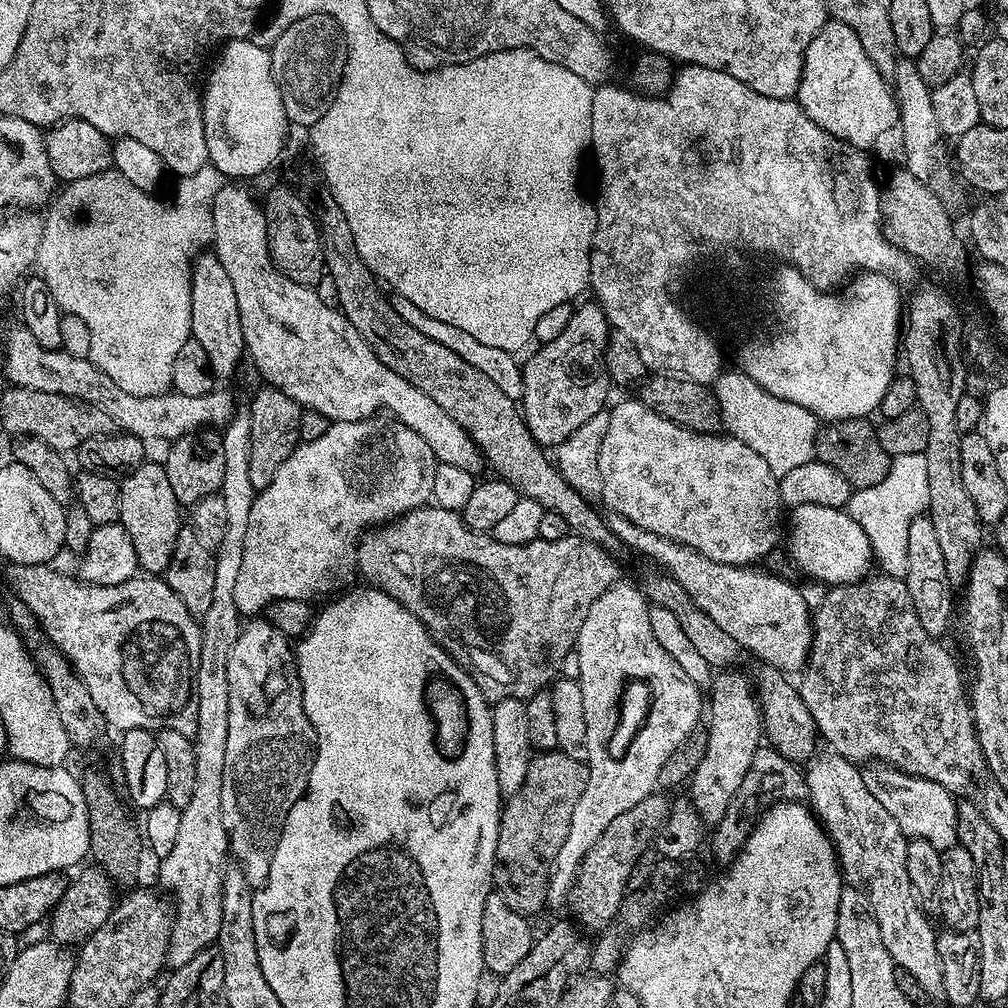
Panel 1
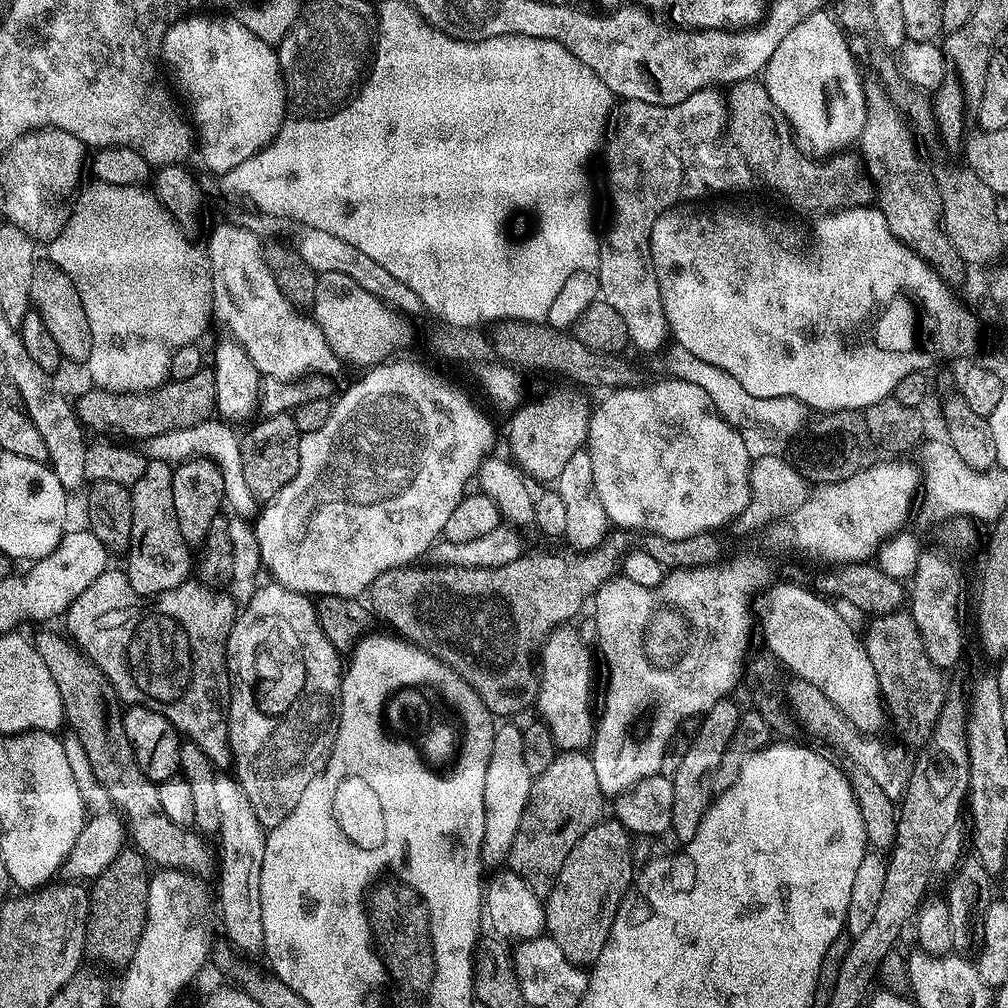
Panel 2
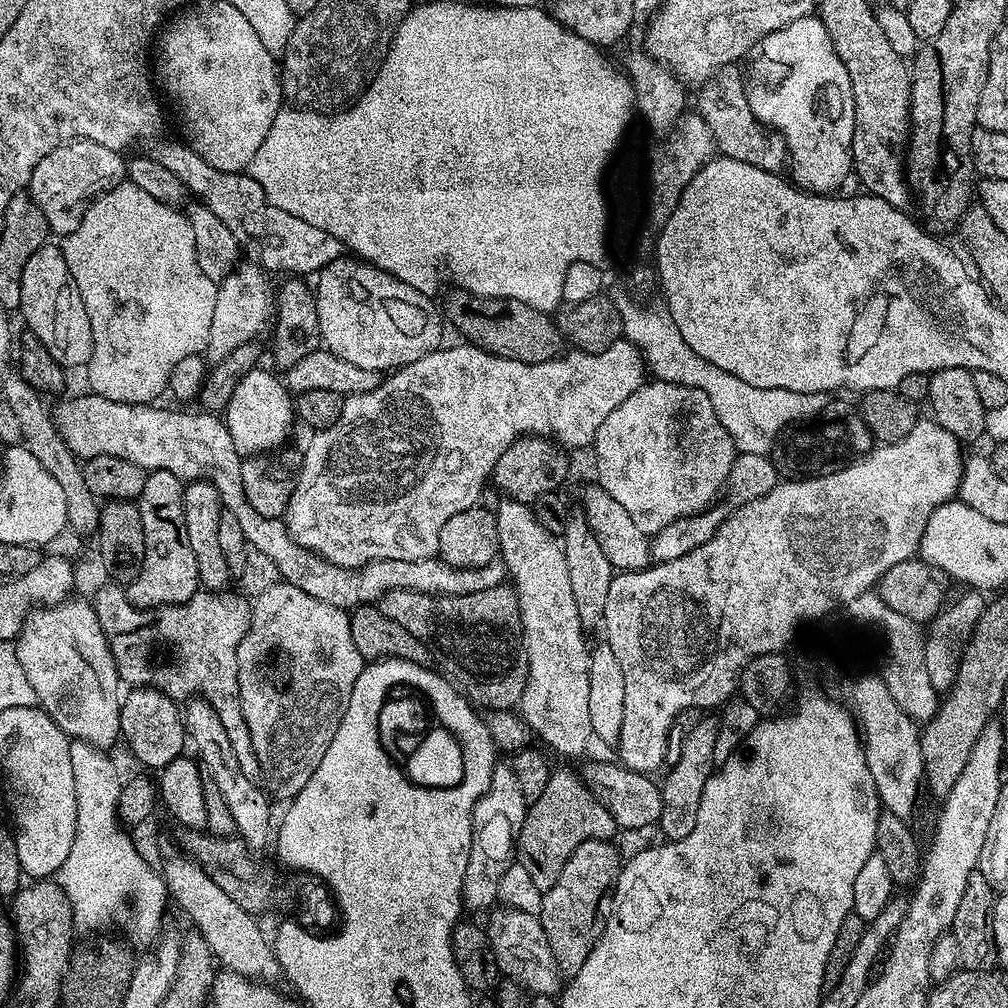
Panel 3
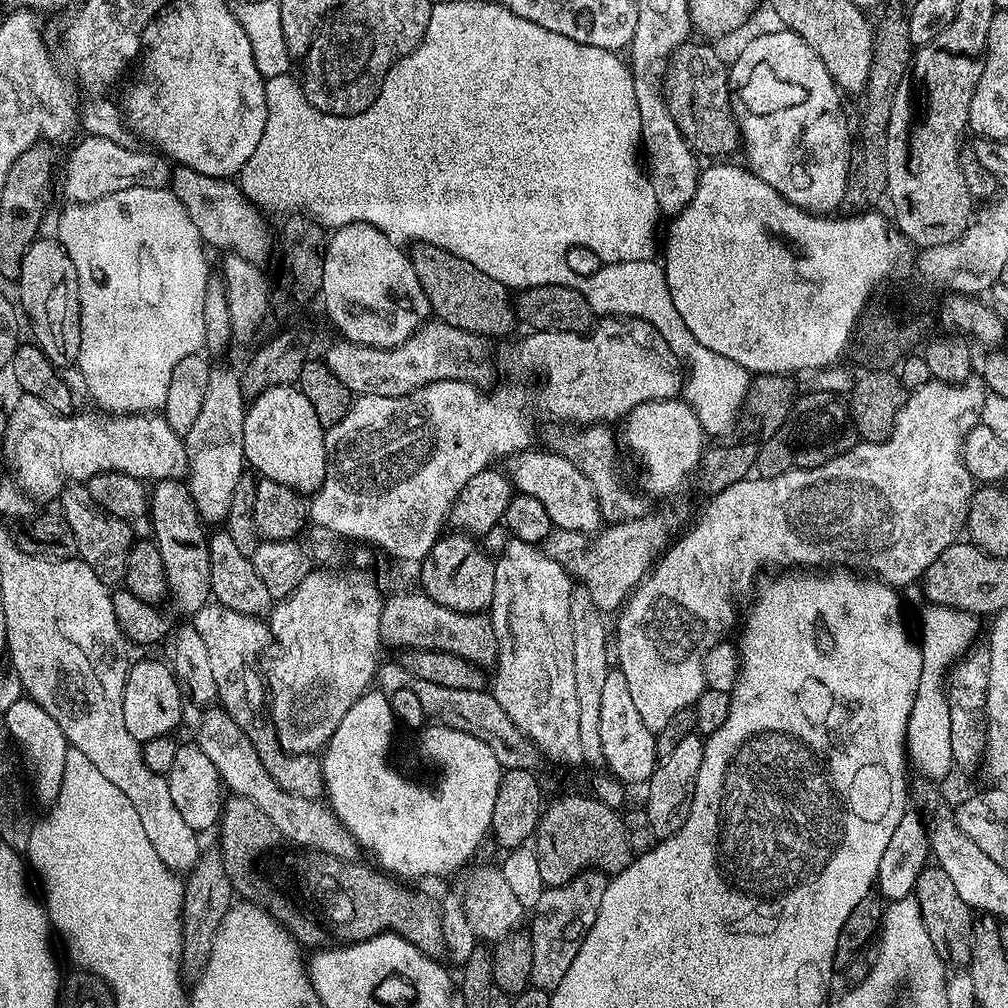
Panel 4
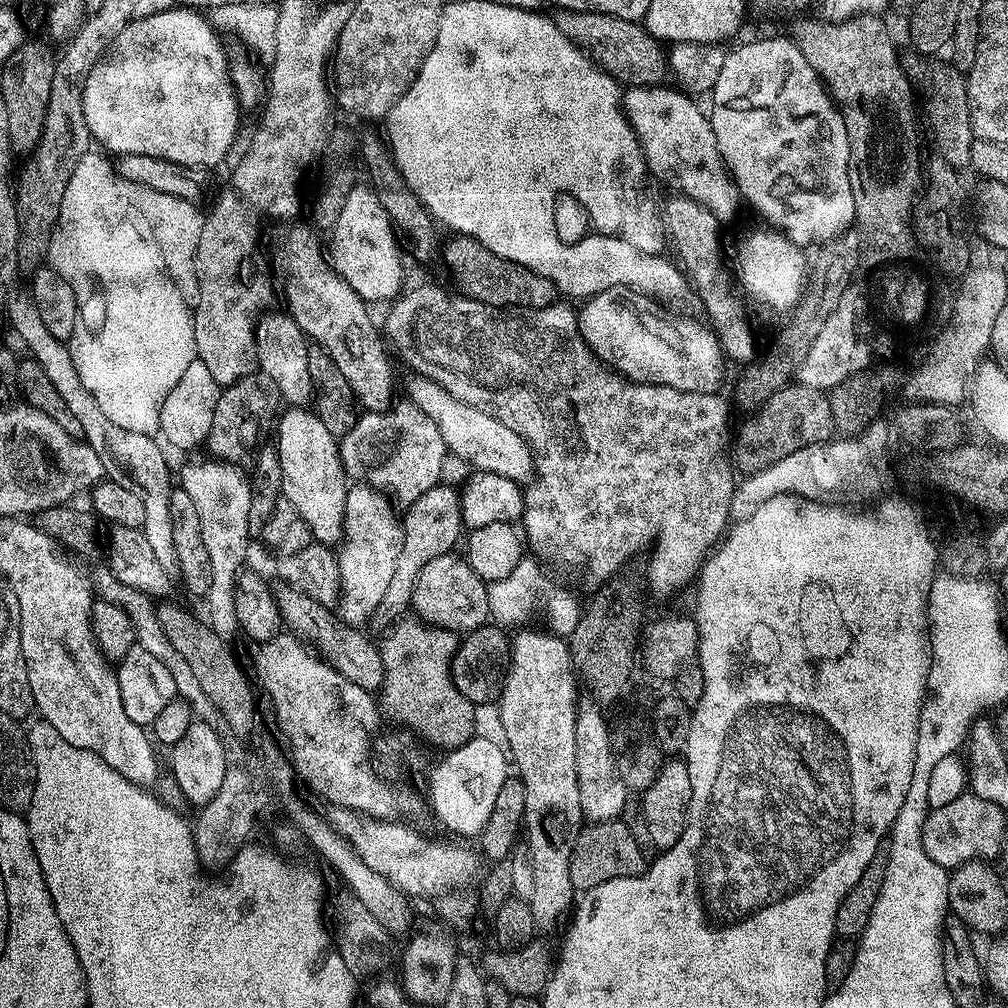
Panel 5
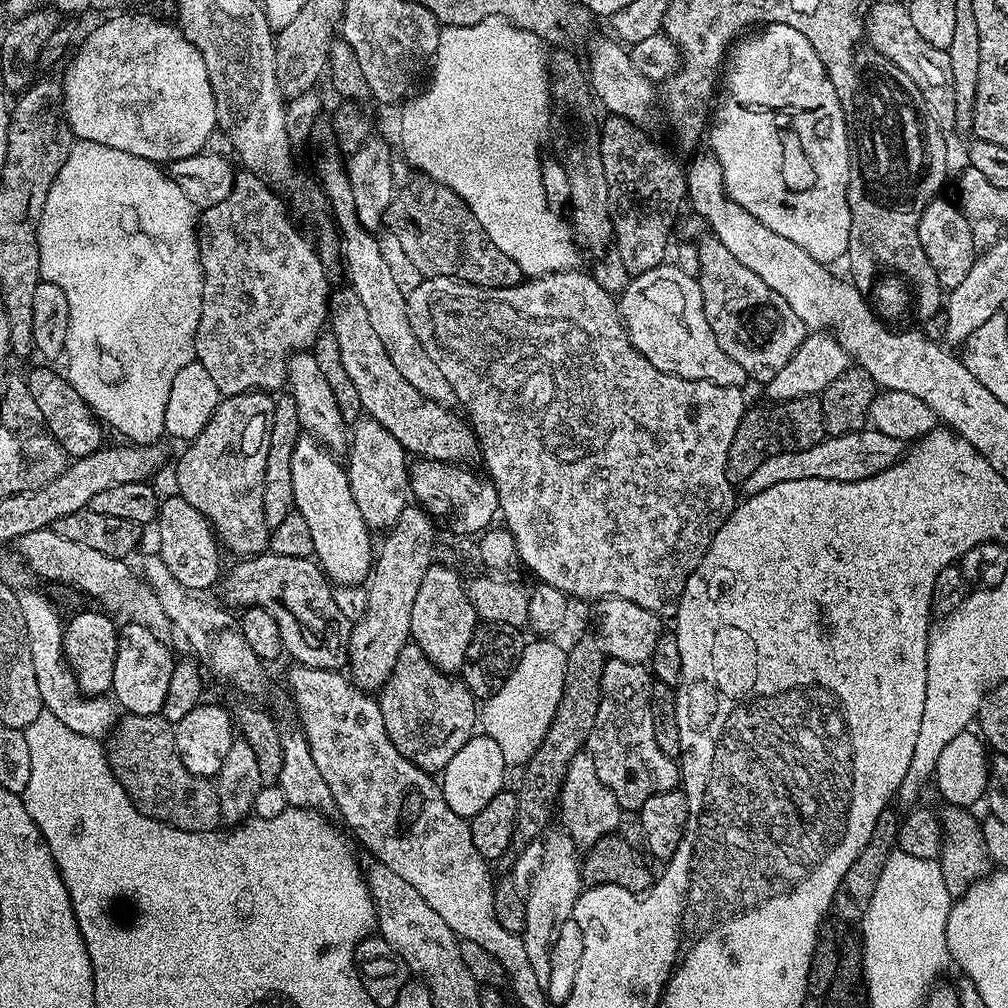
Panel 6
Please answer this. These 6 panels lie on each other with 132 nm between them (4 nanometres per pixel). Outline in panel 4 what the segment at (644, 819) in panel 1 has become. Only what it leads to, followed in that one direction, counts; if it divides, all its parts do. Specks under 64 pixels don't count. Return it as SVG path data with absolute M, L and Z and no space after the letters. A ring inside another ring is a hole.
M589 870L580 872L570 882L553 888L545 887L538 905L538 912L544 915L544 929L531 933L533 948L533 970L531 983L551 994L566 978L566 970L578 958L578 950L582 950L582 942L586 942L586 934L590 934L590 926L598 918L598 906L602 906L602 894L606 894L609 877L603 872Z

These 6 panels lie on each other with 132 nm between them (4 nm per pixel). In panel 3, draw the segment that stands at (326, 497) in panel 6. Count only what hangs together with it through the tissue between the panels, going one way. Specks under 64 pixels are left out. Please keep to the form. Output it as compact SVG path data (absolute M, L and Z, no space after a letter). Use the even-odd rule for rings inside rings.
M264 366L250 370L241 378L238 386L234 386L234 394L222 413L223 422L234 442L234 450L238 450L241 458L272 454L283 449L285 447L283 444L287 442L288 435L292 432L294 396L288 391L285 381L281 377L279 380L275 376L277 373L272 372L267 372Z

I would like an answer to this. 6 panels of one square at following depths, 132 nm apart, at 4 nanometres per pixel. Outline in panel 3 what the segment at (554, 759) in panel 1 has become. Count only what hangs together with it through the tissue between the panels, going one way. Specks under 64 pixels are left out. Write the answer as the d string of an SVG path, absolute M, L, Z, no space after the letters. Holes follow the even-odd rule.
M553 771L546 790L528 805L528 817L518 830L518 863L526 866L534 886L542 893L558 882L562 866L570 854L587 840L612 840L618 829L610 810L594 798L594 794L579 775L572 772Z

